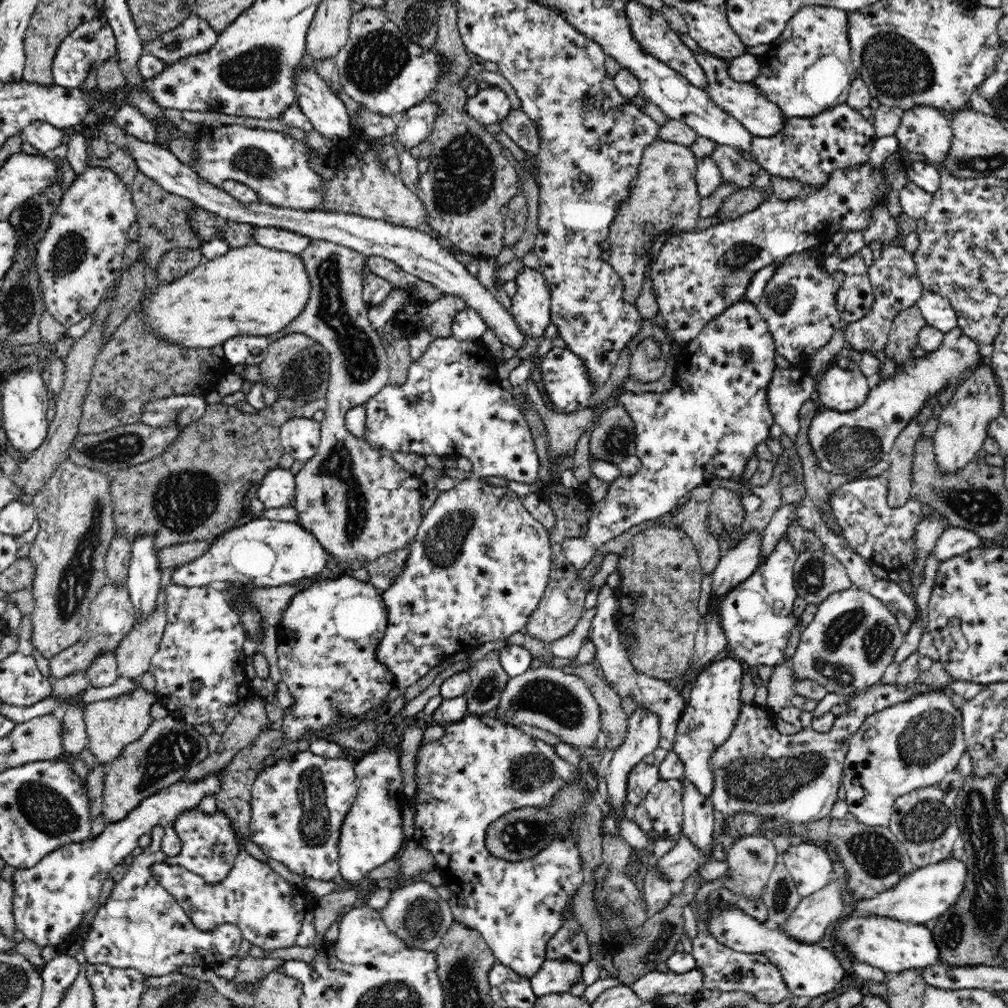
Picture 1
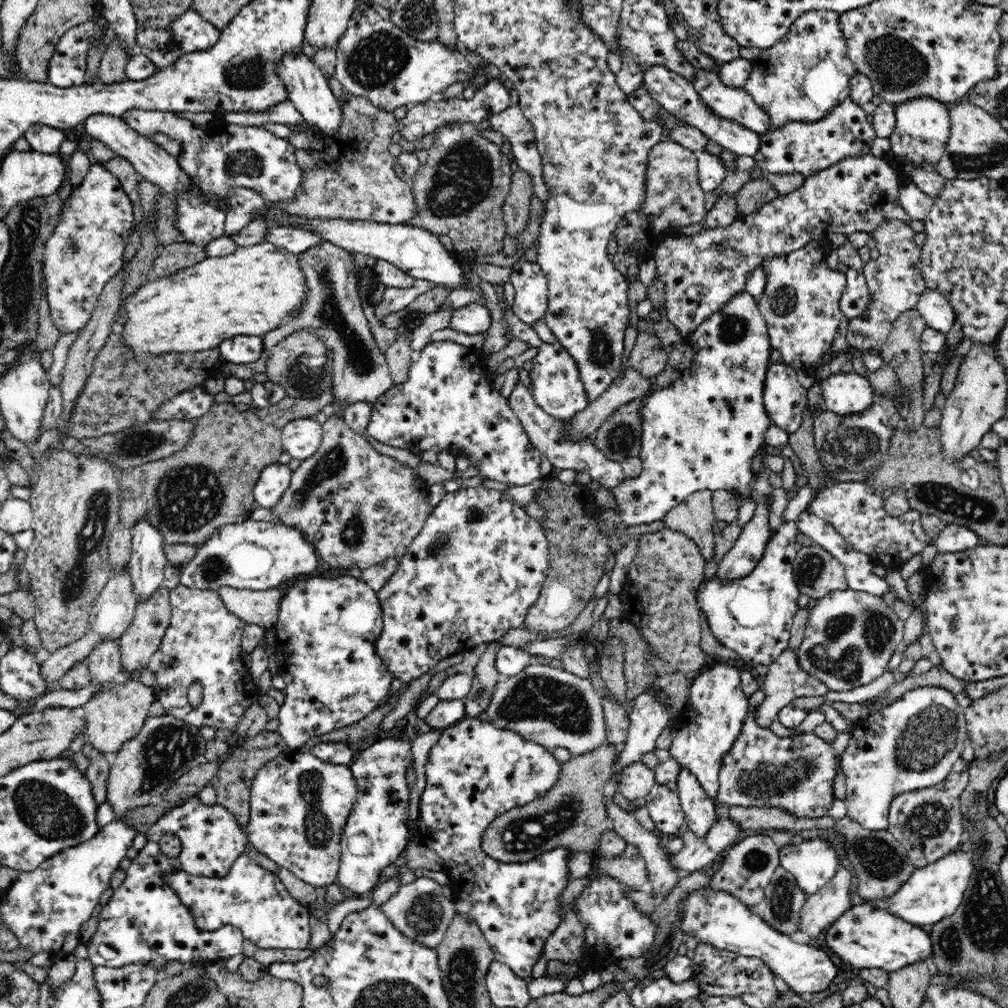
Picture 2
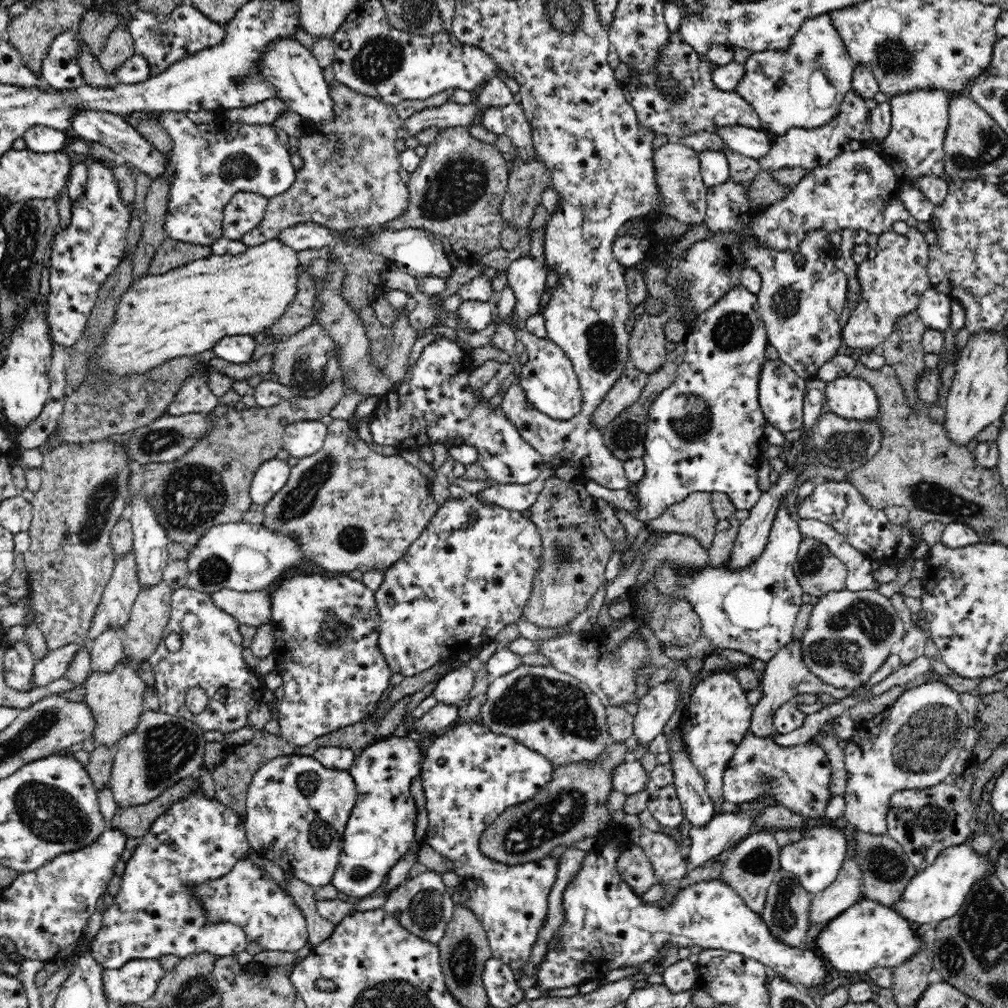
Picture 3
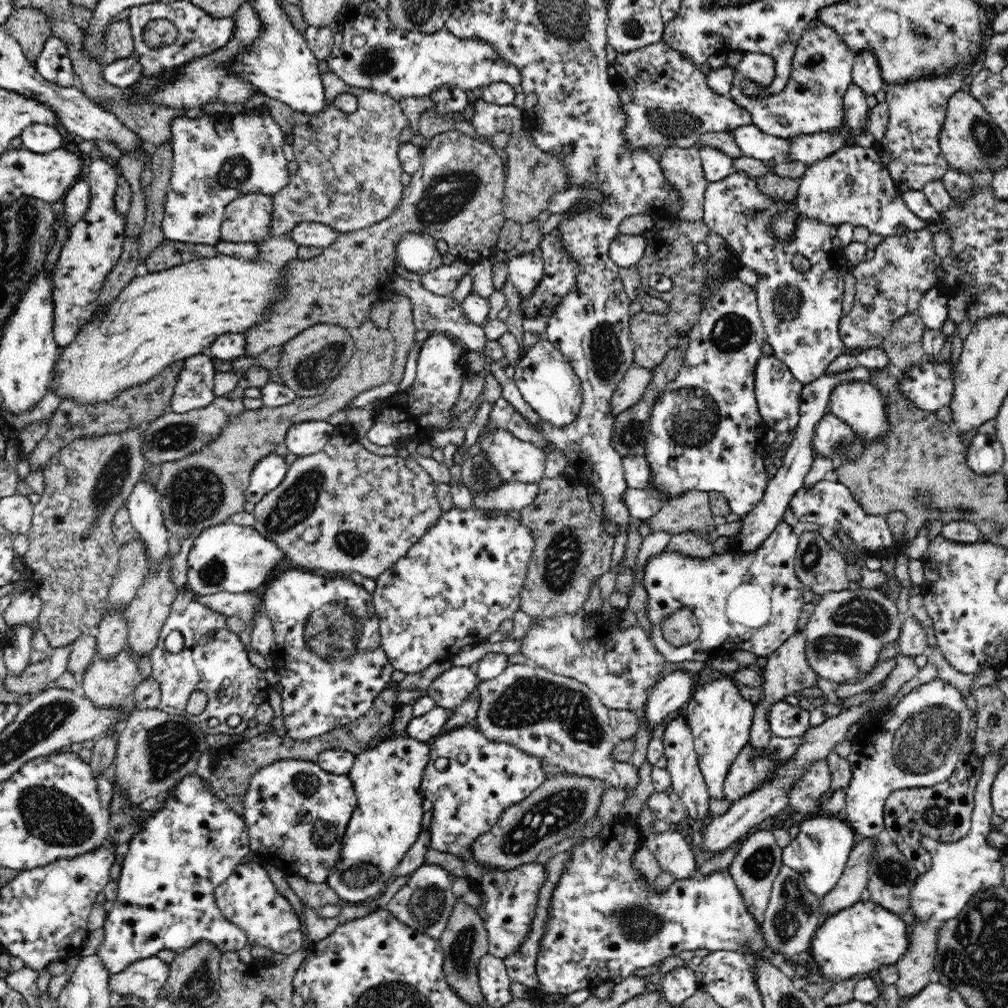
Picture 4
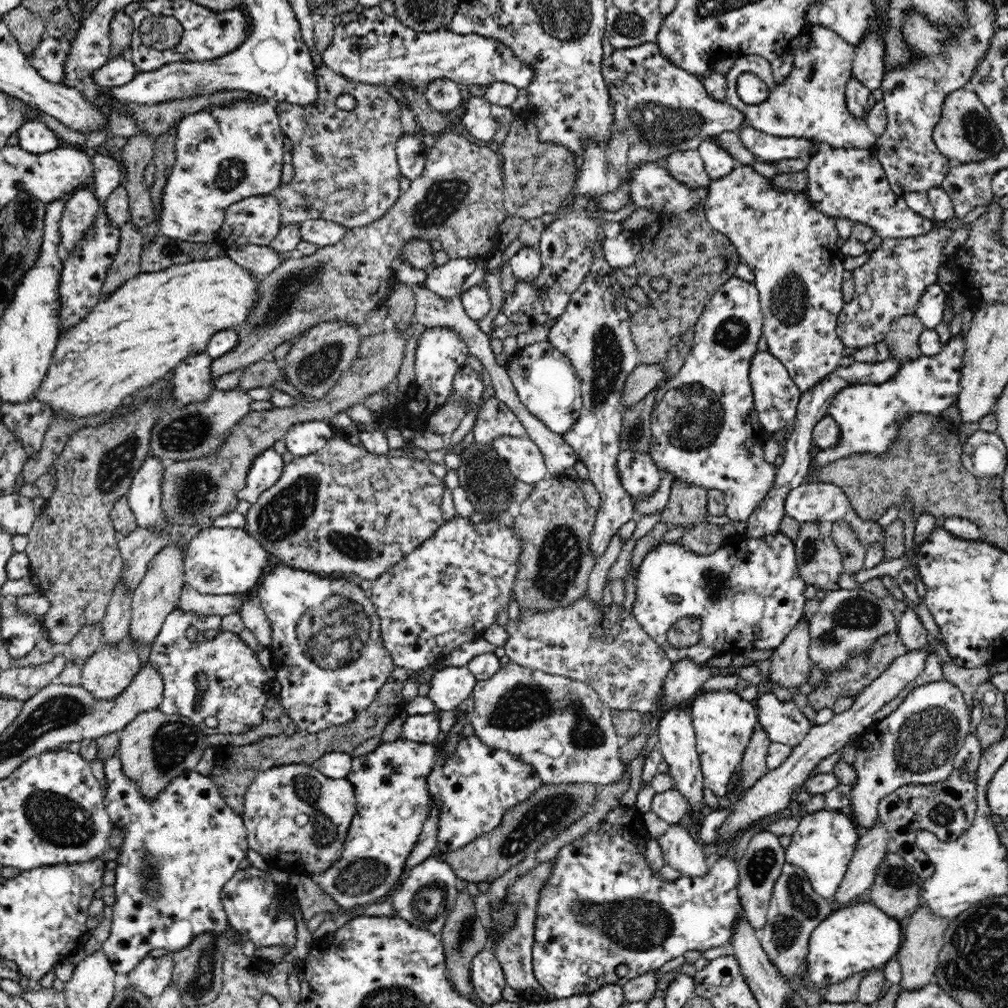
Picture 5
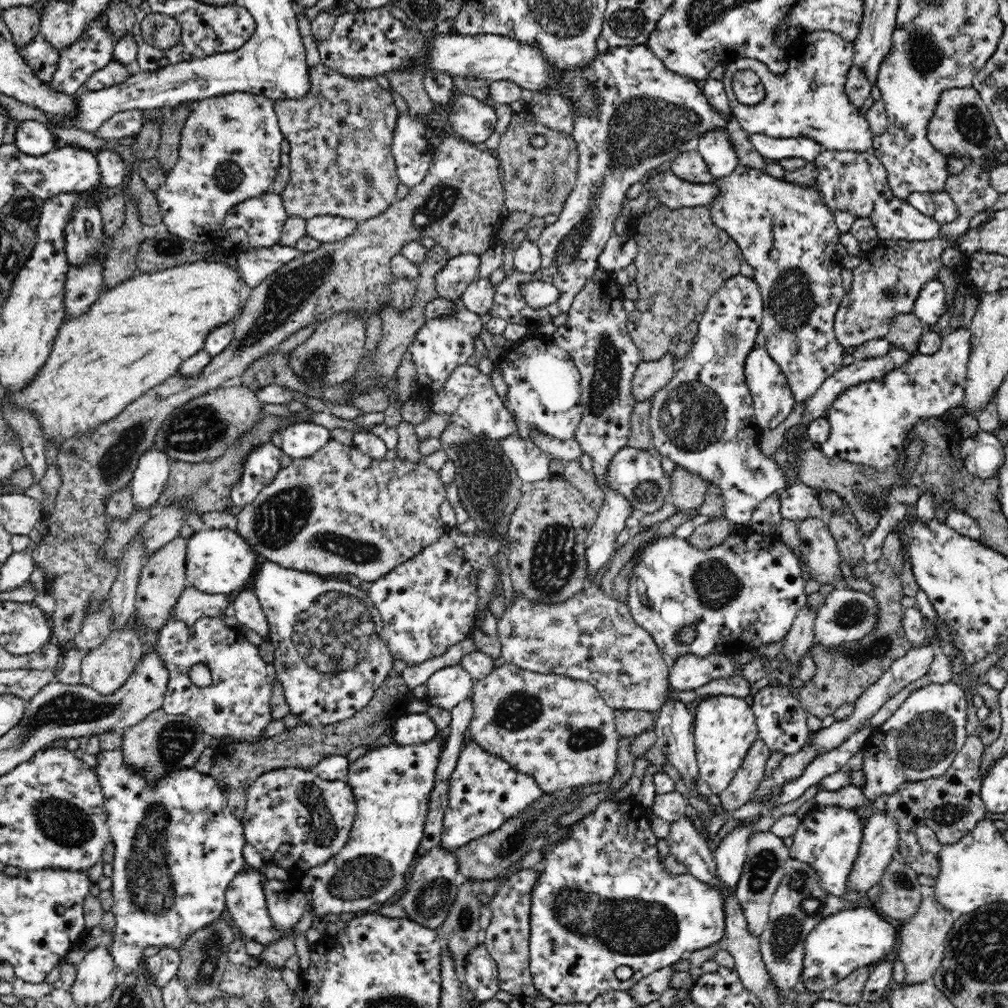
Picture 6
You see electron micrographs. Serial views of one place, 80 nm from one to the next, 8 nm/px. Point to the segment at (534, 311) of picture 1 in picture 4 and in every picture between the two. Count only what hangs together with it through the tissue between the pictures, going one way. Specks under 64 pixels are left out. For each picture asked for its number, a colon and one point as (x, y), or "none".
2: (530, 283)
3: (527, 276)
4: (525, 270)

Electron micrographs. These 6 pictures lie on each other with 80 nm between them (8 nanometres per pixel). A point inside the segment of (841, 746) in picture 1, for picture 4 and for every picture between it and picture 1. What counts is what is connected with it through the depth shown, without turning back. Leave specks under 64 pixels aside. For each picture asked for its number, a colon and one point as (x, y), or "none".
2: (796, 773)
3: (798, 777)
4: (749, 770)

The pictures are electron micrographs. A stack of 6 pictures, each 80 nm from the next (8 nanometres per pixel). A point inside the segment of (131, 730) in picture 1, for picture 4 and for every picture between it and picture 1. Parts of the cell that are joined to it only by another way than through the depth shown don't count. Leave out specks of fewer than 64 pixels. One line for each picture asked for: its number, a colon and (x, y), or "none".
2: (116, 712)
3: (115, 697)
4: (108, 682)

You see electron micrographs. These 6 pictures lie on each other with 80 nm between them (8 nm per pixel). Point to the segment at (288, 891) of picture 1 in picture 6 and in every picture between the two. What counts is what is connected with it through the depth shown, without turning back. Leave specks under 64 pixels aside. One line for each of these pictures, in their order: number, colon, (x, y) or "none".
2: (251, 898)
3: (247, 896)
4: (248, 898)
5: (248, 897)
6: (246, 905)

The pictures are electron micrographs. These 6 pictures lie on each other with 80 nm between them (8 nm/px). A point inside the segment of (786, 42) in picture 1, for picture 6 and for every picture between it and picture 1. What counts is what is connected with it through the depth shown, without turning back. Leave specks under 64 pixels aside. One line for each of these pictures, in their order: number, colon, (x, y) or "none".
2: (779, 84)
3: (802, 102)
4: (812, 102)
5: (811, 103)
6: (809, 100)

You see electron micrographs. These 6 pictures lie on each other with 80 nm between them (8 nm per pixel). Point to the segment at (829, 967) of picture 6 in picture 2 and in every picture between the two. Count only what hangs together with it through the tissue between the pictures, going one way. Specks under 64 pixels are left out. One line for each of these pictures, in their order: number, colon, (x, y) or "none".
2: (865, 936)
3: (867, 935)
4: (865, 936)
5: (861, 937)

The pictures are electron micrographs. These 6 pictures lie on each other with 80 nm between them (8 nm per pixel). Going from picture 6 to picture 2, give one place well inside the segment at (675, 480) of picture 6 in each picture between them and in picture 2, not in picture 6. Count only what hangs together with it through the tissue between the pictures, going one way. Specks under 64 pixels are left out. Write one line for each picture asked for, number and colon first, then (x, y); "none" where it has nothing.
2: (694, 517)
3: (693, 515)
4: (690, 511)
5: (687, 502)

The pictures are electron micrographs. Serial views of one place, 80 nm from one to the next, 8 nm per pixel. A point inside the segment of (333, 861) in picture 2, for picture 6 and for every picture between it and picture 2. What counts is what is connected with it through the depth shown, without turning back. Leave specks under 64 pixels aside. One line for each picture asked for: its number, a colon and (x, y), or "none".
3: (296, 810)
4: (296, 814)
5: (298, 819)
6: (296, 820)

